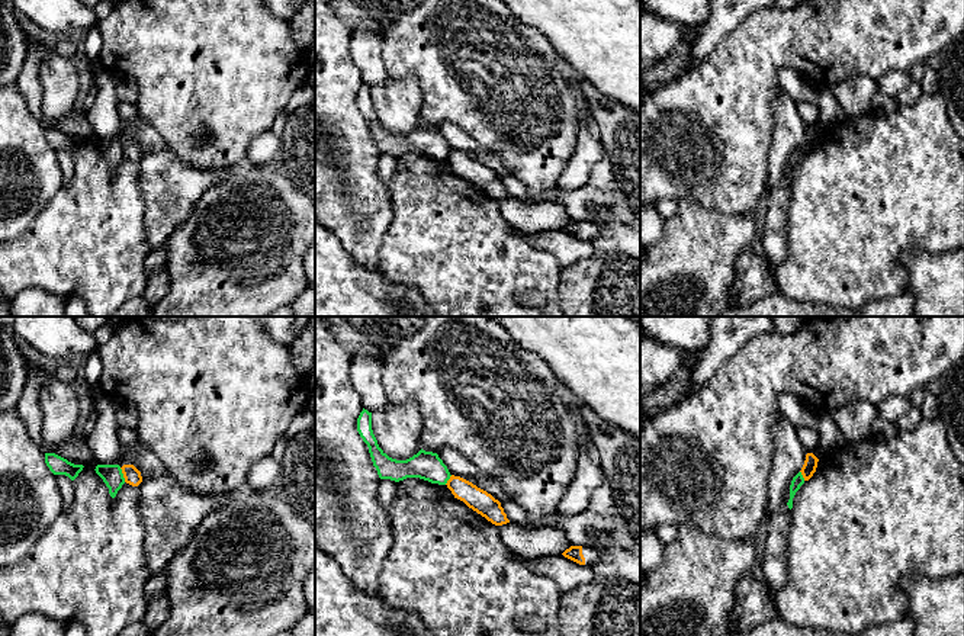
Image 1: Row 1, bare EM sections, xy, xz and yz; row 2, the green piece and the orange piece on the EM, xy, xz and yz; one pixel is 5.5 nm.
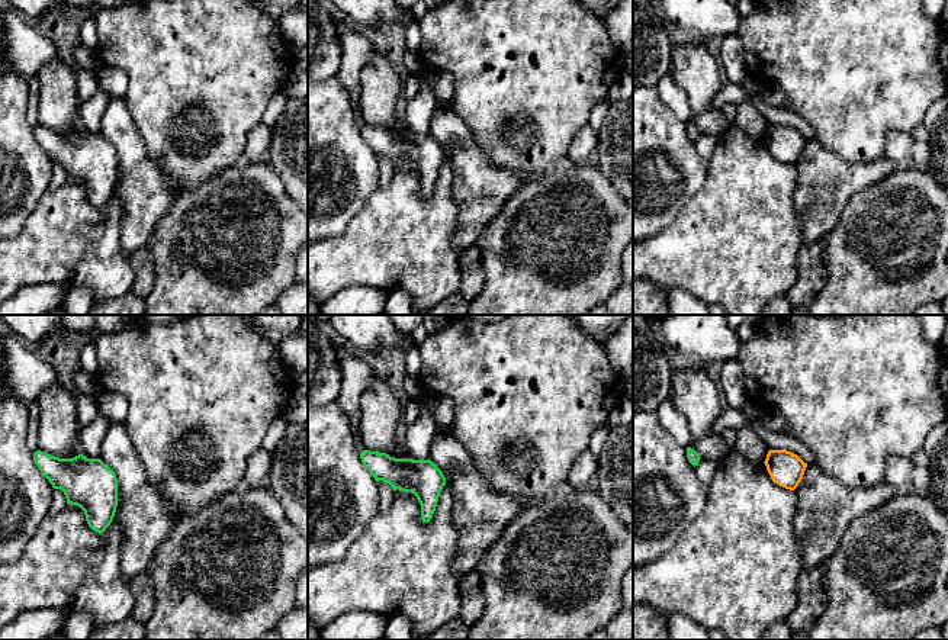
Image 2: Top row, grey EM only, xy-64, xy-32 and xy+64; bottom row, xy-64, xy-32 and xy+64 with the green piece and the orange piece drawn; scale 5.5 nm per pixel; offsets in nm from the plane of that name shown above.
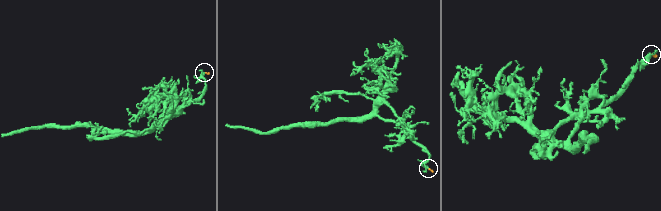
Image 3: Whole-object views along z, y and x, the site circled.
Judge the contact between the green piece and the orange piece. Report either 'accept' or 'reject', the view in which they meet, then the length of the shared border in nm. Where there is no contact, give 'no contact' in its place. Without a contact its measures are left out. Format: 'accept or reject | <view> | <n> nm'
reject | xy | 90 nm

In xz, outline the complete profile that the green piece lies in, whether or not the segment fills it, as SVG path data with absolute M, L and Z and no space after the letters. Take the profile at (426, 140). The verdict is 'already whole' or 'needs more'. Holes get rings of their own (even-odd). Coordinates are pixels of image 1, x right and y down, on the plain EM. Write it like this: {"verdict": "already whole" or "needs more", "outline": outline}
{"verdict": "already whole", "outline": "M363 83L357 93L357 106L369 122L373 141L380 154L395 157L407 152L420 152L431 158L446 160L450 154L450 147L437 128L420 125L407 135L389 132L377 119L372 105L372 87Z"}

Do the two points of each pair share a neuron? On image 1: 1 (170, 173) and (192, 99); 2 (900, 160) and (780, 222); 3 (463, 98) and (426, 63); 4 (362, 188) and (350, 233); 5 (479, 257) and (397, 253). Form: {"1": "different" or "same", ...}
{"1": "different", "2": "different", "3": "same", "4": "same", "5": "same"}

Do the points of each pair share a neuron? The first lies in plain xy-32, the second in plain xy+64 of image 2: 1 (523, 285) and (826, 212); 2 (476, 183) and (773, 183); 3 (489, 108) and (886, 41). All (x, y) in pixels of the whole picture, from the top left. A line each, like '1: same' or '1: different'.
1: different
2: different
3: same

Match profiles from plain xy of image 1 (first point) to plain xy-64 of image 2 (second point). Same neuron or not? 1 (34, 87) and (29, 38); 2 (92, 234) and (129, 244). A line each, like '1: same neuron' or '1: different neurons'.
1: same neuron
2: different neurons

